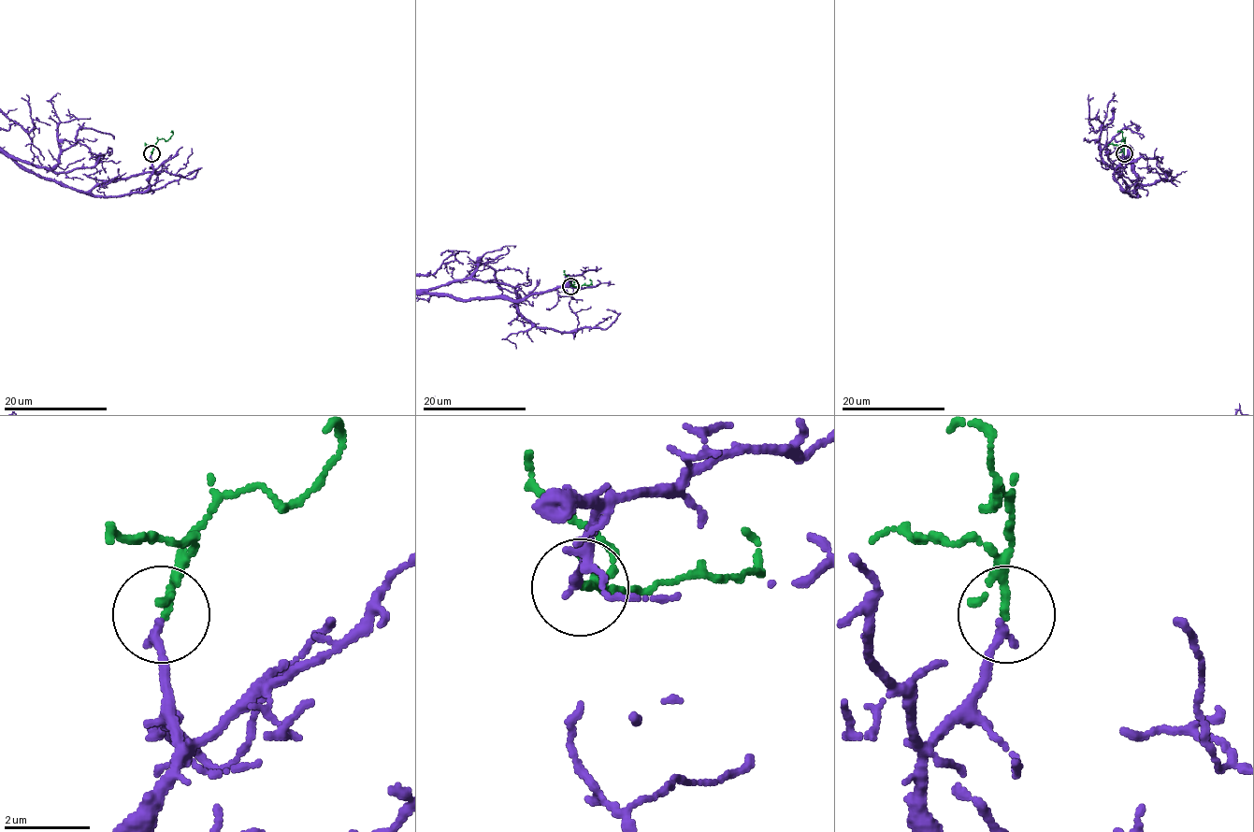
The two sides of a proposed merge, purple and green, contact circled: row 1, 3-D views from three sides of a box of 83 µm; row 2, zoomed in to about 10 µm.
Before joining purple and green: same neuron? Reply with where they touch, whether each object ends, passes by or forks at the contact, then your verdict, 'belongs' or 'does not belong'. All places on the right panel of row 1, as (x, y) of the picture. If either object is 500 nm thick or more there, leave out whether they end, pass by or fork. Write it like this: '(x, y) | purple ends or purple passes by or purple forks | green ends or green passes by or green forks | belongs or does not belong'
(1124, 153) | purple ends | green passes by | belongs

